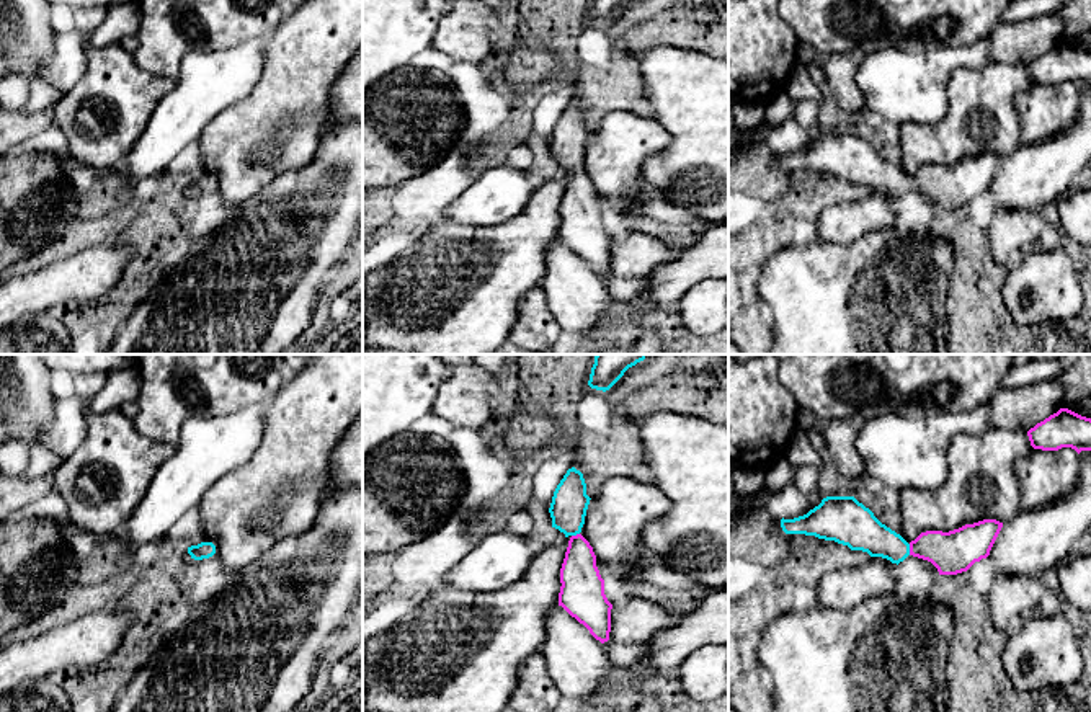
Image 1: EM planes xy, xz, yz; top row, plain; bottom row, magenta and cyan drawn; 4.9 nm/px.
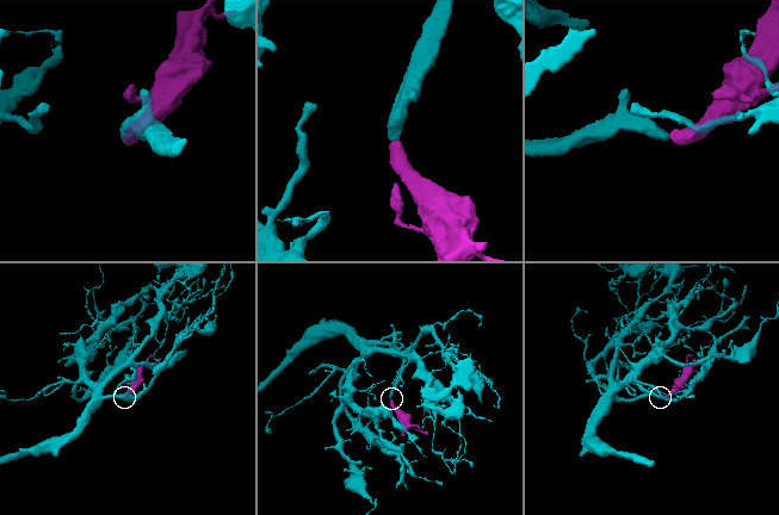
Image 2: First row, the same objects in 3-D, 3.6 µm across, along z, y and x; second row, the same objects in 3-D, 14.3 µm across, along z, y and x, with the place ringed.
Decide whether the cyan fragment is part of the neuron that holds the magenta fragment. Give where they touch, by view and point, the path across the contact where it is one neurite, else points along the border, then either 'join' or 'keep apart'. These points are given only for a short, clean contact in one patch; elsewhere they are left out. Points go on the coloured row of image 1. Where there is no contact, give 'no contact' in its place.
meets magenta in yz at (910, 549); runs through yz (952, 552), (943, 549), (910, 549), (895, 549), (863, 531); join

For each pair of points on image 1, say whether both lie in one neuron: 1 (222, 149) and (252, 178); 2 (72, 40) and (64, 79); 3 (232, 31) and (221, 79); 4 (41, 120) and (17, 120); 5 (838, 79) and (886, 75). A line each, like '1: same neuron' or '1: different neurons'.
1: same neuron
2: same neuron
3: different neurons
4: same neuron
5: different neurons

